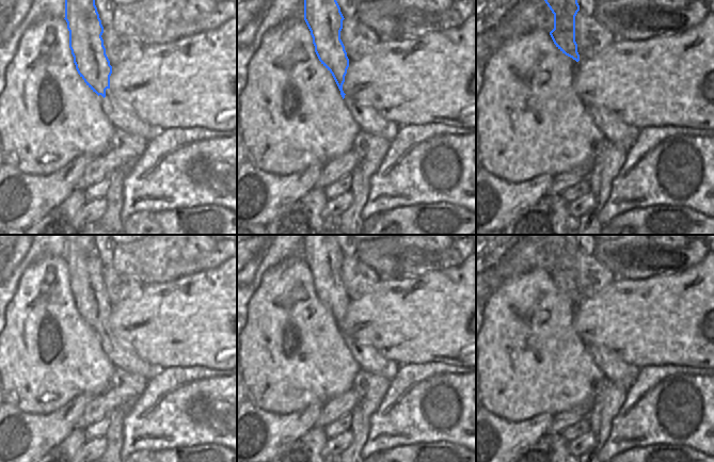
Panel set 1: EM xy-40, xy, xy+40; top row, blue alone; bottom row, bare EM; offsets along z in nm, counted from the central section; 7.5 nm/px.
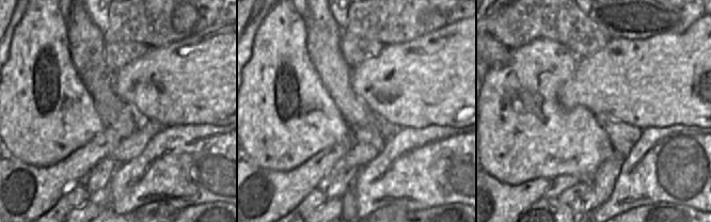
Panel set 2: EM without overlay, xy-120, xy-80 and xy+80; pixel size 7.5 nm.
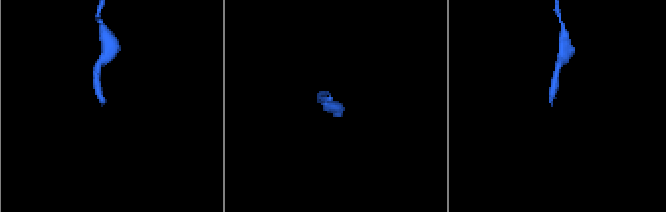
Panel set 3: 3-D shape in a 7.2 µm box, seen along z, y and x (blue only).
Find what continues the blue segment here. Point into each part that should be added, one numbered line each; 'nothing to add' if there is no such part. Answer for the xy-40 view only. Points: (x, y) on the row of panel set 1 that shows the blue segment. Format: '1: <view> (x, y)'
1: xy-40 (121, 115)

